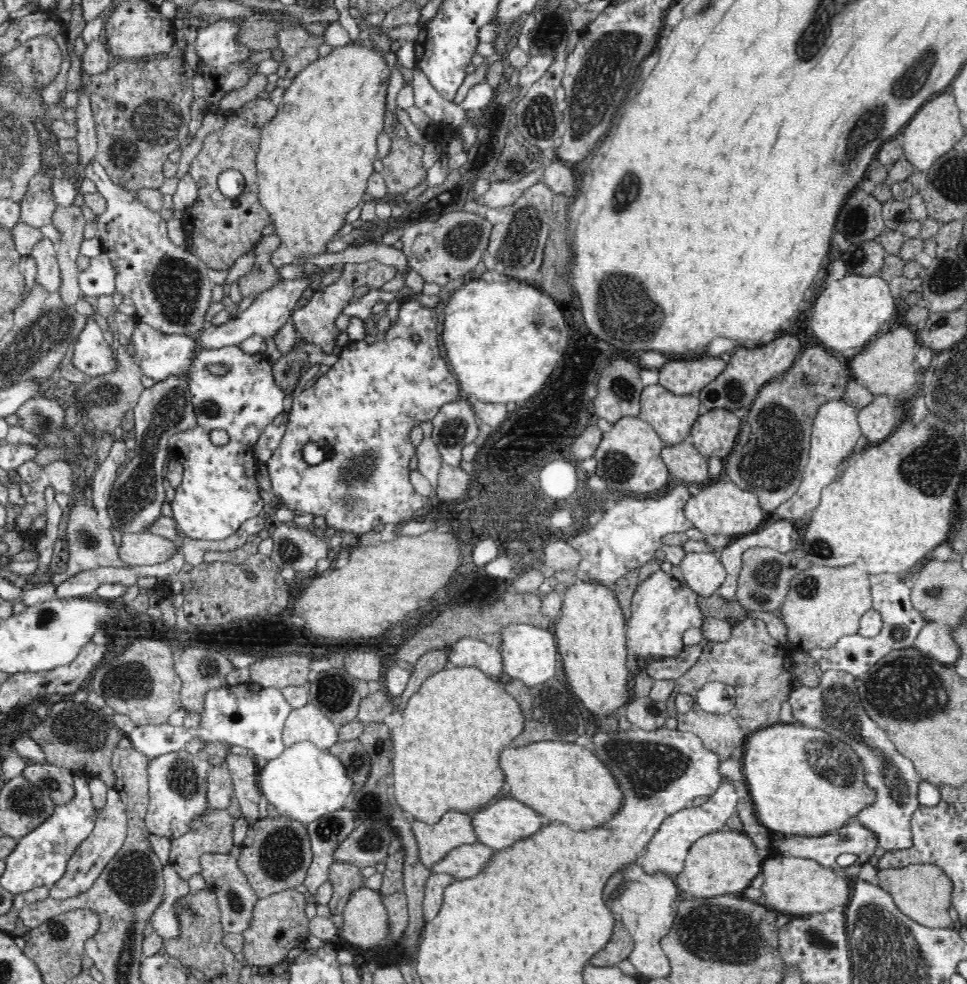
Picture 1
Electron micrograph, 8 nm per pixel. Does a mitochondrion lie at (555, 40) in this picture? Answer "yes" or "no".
yes

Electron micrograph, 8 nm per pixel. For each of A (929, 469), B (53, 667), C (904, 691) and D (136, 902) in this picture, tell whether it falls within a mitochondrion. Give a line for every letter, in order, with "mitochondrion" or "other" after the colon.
A: mitochondrion
B: other
C: mitochondrion
D: mitochondrion

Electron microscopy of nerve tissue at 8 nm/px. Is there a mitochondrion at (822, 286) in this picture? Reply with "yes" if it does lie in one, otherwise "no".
no

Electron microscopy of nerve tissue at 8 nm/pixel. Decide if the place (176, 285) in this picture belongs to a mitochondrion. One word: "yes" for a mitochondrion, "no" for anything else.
yes

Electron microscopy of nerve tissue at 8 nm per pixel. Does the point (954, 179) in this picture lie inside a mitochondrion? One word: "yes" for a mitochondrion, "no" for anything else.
yes

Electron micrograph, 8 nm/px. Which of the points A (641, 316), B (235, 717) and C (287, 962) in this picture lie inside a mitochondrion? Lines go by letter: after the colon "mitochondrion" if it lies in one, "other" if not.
A: mitochondrion
B: other
C: other

